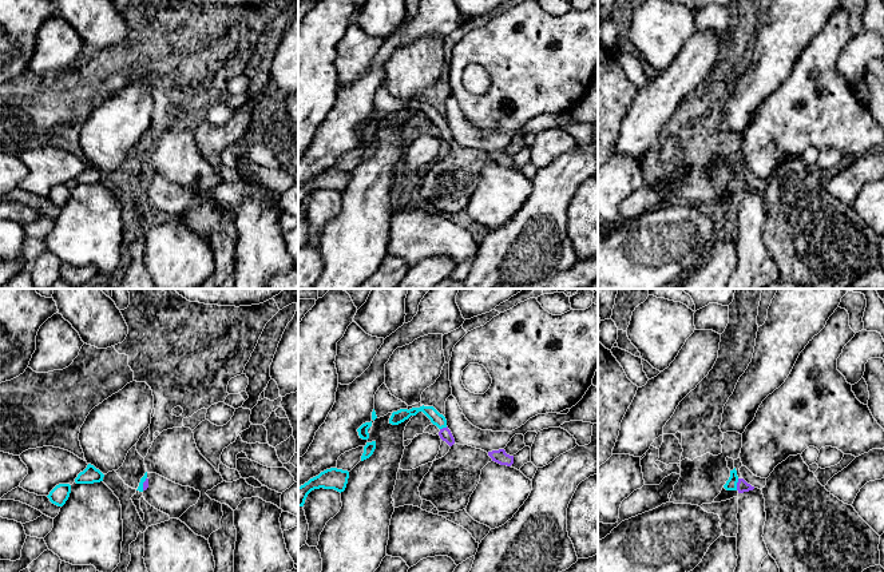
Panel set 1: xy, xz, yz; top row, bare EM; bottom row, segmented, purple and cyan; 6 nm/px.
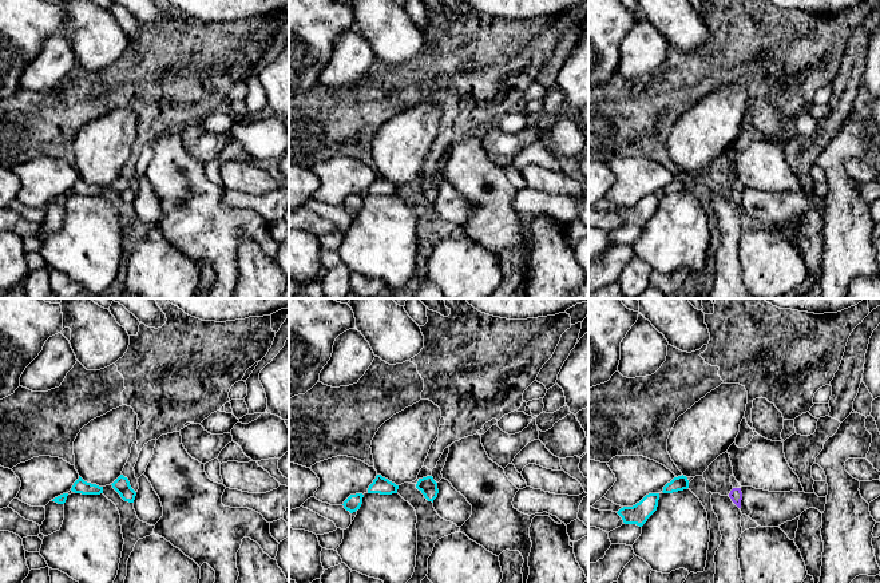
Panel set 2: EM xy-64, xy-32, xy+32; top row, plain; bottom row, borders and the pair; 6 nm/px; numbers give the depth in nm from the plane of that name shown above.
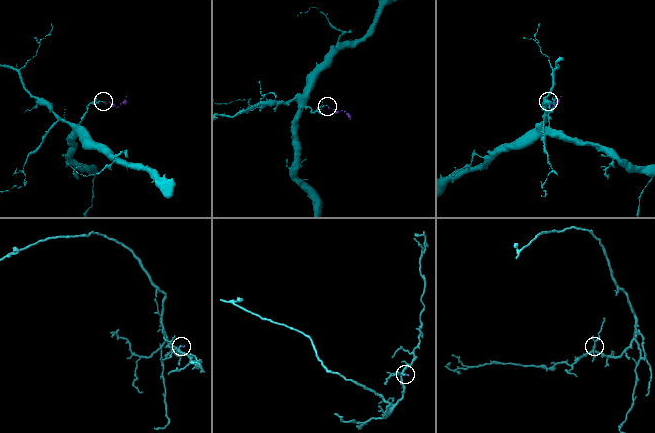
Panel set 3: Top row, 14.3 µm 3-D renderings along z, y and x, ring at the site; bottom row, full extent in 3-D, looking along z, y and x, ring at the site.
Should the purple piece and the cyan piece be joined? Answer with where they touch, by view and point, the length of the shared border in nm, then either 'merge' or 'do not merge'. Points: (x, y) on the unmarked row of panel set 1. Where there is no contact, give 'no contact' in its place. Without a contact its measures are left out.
meets purple in yz at (737, 185); contact 70 nm long; merge

